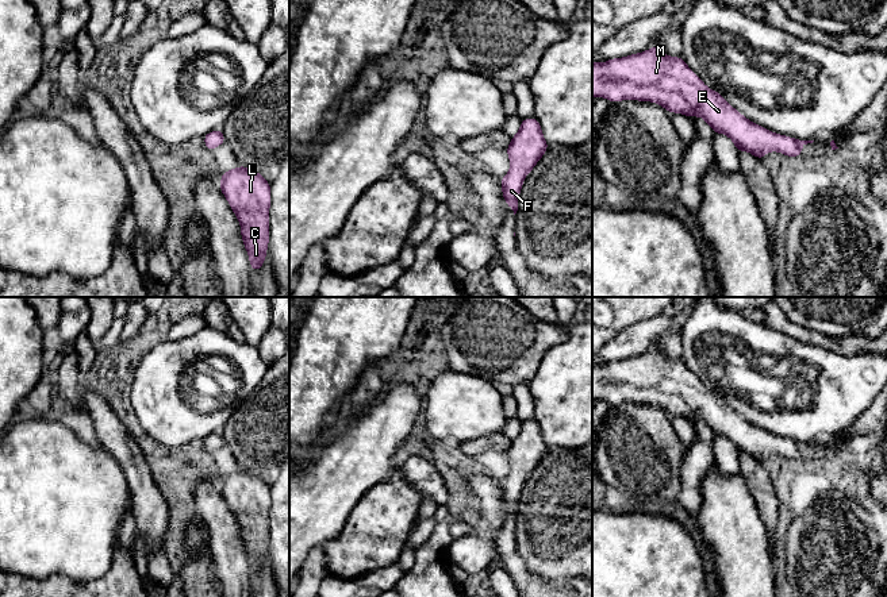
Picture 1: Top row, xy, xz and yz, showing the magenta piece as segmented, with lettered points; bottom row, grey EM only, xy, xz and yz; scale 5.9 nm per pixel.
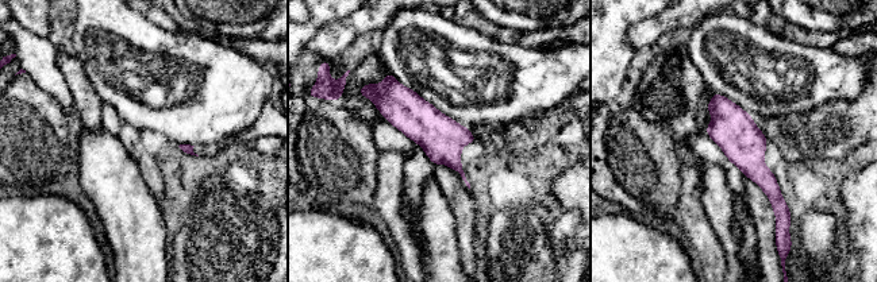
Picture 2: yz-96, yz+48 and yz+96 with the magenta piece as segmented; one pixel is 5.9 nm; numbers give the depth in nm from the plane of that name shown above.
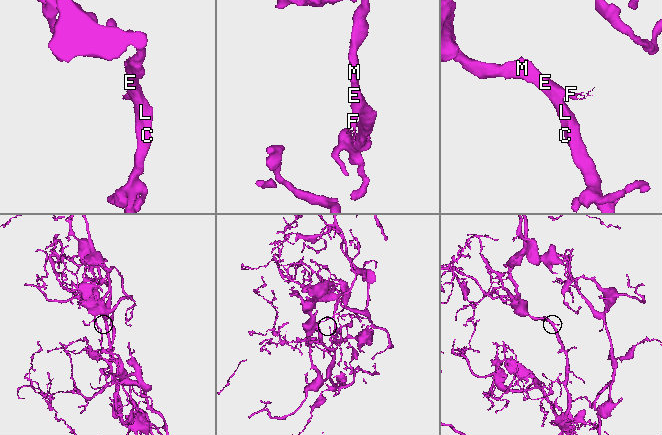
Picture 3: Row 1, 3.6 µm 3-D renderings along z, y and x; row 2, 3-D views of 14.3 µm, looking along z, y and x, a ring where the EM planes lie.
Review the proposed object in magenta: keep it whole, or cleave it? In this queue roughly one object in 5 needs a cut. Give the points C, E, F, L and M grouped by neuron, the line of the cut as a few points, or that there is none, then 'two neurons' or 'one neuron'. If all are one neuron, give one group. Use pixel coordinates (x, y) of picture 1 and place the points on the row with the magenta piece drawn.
C E F L M | no cut | one neuron

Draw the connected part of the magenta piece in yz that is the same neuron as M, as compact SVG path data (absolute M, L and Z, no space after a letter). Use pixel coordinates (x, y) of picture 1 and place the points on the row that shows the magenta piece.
M657 46L602 63L592 61L592 96L606 97L610 103L621 100L652 101L660 104L669 113L683 113L690 119L700 116L714 134L727 135L737 151L749 151L760 161L769 151L779 151L787 157L802 157L802 146L814 142L780 135L750 122L733 108L721 93L707 88L681 57L665 55Z

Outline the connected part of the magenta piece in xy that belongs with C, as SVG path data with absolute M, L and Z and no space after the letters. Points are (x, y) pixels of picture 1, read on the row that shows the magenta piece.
M239 165L222 174L219 188L239 220L242 242L256 273L266 259L270 184L254 169Z

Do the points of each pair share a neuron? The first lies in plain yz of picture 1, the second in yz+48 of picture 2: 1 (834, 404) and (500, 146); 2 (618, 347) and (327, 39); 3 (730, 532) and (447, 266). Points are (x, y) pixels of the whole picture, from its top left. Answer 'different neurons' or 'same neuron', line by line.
1: different neurons
2: same neuron
3: same neuron

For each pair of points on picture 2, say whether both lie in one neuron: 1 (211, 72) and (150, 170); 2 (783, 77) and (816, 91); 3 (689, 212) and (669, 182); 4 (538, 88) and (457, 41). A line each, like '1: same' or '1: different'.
1: different
2: same
3: different
4: same

